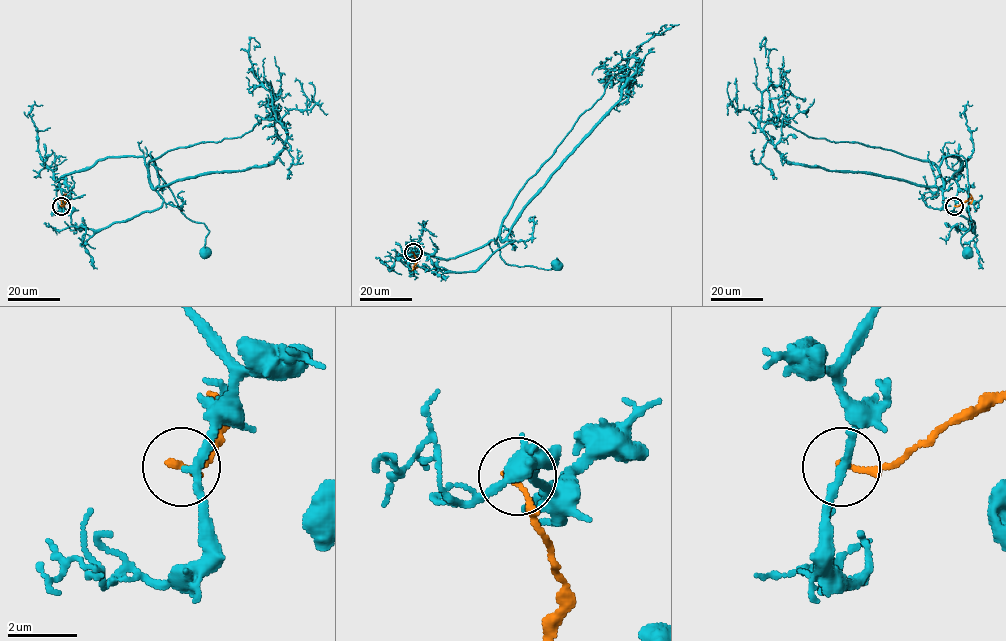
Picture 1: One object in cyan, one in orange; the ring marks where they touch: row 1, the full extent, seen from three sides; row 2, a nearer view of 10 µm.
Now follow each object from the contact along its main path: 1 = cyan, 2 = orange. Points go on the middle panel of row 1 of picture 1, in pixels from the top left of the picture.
1: (413, 252), (449, 259), (495, 240), (507, 264), (551, 269), (560, 265), (557, 258), (557, 265)
2: (413, 252), (416, 264), (412, 270), (413, 266)

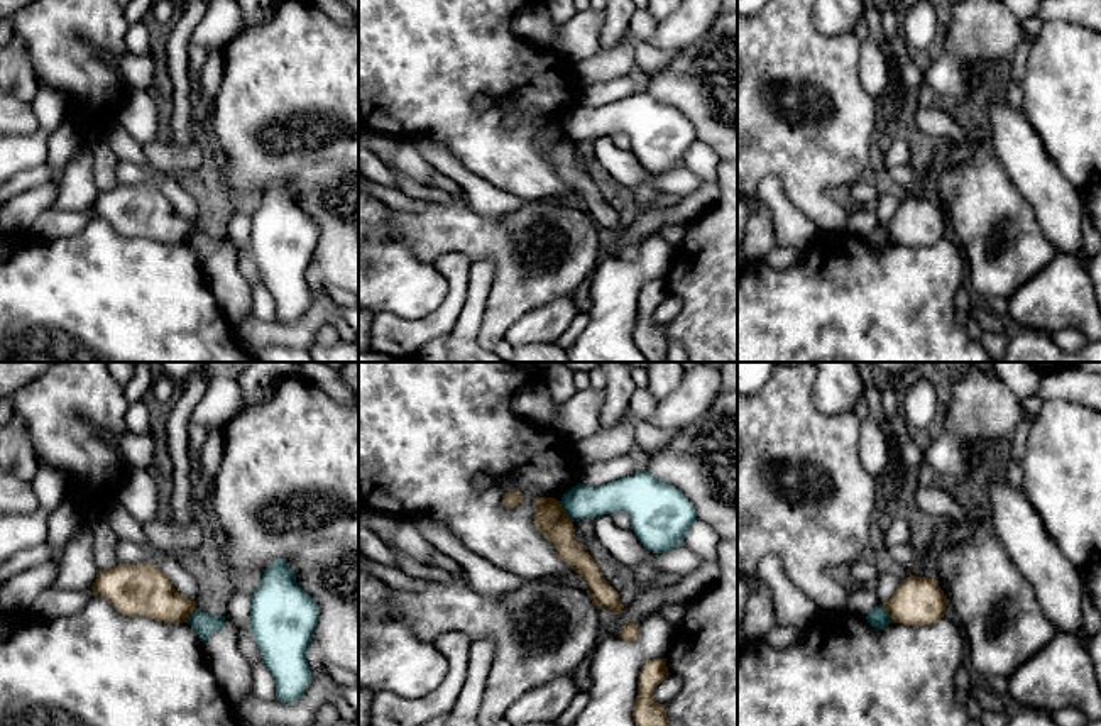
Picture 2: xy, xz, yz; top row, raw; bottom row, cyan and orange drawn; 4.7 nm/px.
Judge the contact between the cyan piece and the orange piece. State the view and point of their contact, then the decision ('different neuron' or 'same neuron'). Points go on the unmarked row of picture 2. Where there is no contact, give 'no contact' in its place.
xz (564, 131) | different neuron

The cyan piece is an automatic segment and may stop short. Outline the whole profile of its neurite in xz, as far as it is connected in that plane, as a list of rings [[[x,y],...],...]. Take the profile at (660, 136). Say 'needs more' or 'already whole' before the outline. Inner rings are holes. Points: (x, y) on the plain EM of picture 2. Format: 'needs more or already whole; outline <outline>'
already whole; outline [[[649,91],[597,108],[578,103],[560,124],[572,142],[626,134],[643,168],[656,174],[683,164],[687,151],[698,140],[683,113],[653,98]]]

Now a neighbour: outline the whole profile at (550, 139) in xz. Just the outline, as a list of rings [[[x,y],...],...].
[[[540,118],[533,122],[533,129],[534,147],[555,166],[558,178],[583,198],[592,222],[619,235],[624,227],[617,212],[604,200],[589,173],[578,166],[573,142],[565,135],[561,124],[555,118]]]

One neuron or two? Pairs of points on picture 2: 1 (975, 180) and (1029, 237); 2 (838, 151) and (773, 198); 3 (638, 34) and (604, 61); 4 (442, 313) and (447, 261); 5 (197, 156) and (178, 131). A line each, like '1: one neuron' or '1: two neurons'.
1: one neuron
2: two neurons
3: one neuron
4: one neuron
5: two neurons

